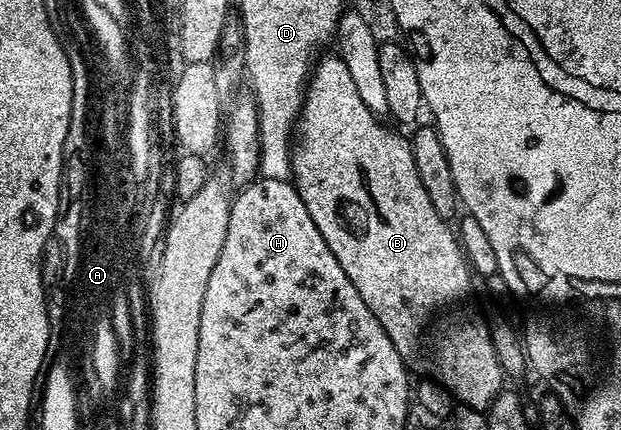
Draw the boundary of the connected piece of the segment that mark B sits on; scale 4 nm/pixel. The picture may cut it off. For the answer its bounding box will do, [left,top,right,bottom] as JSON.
[291,53,505,409]

